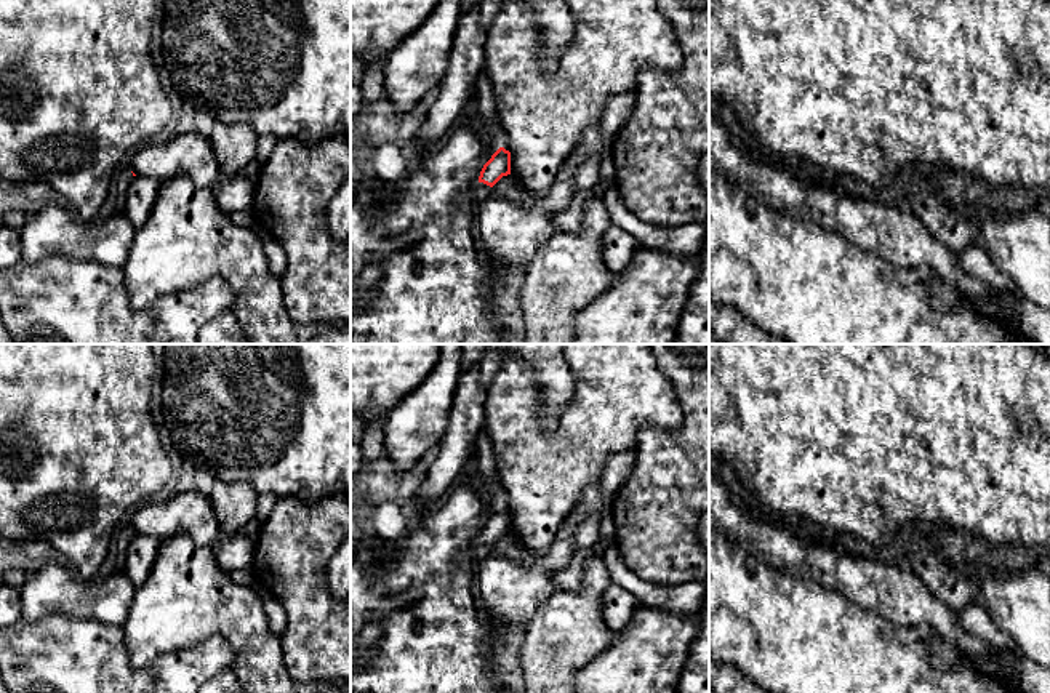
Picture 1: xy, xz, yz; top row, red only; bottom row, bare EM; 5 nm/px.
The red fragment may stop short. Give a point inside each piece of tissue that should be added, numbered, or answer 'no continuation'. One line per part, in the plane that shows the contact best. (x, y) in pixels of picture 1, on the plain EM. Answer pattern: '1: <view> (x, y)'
1: xz (480, 551)

